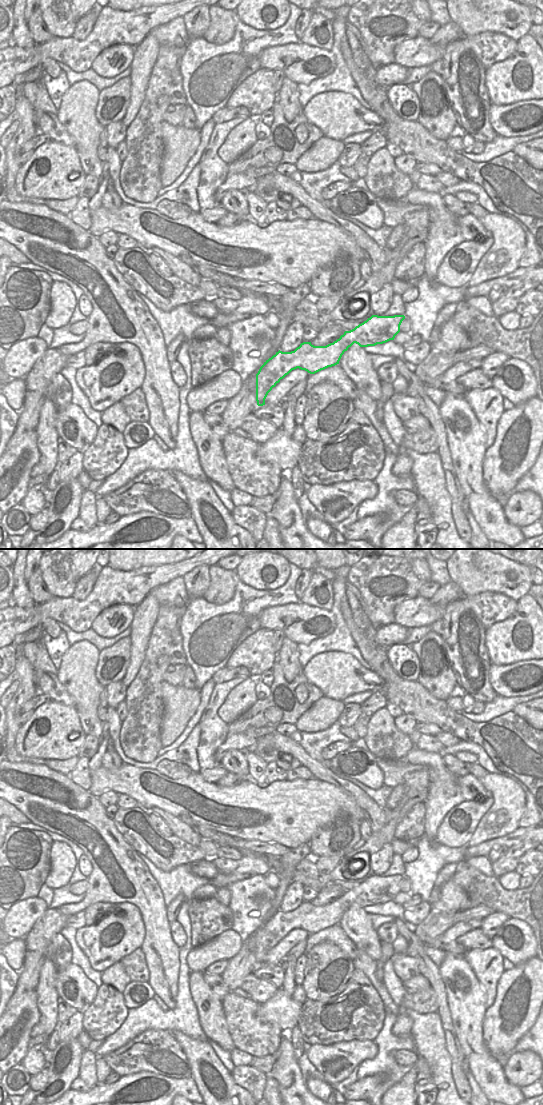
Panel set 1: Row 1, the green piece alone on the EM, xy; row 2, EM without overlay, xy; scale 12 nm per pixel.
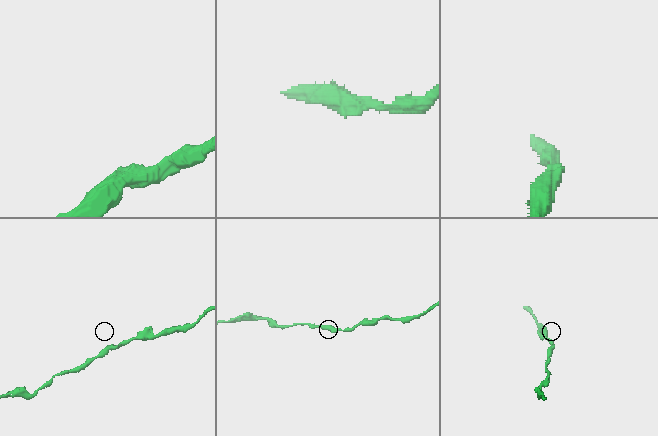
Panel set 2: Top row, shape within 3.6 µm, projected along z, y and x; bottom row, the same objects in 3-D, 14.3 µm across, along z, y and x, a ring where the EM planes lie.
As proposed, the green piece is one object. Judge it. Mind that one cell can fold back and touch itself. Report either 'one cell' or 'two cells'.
one cell

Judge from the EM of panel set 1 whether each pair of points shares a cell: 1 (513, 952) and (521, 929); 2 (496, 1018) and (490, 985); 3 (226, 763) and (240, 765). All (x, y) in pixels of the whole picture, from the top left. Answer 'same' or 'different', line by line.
1: same
2: different
3: same

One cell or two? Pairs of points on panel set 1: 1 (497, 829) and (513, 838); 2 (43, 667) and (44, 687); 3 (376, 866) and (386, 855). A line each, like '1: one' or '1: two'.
1: two
2: two
3: one

